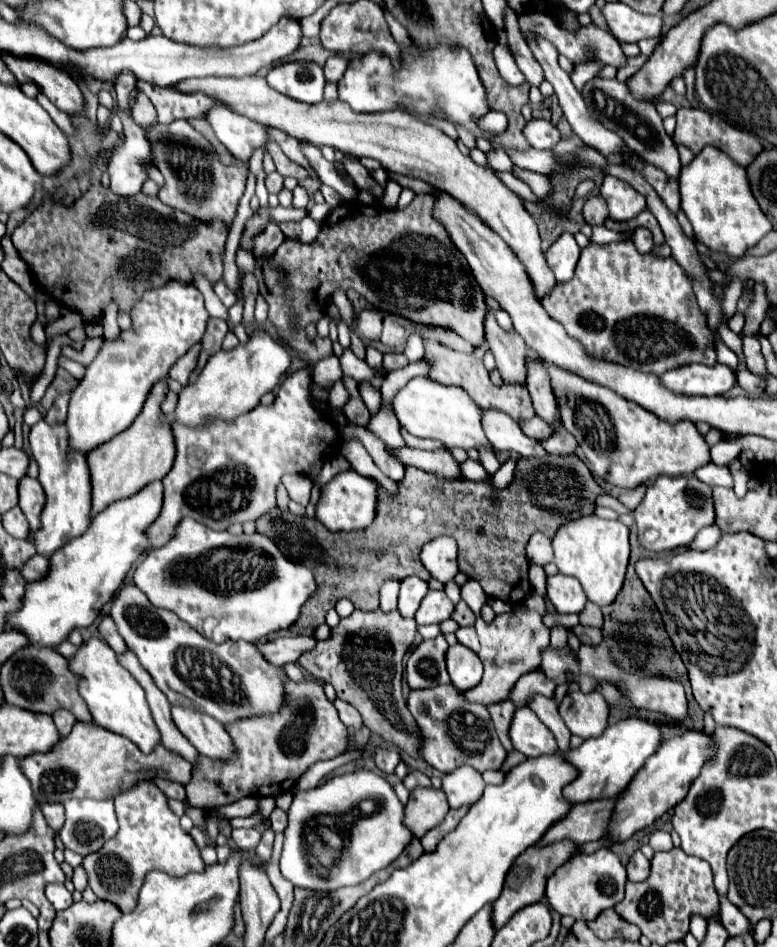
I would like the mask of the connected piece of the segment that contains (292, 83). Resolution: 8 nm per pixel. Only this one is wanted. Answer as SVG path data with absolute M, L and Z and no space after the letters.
M312 60L278 64L270 68L266 80L274 90L306 104L318 104L326 86L324 66Z

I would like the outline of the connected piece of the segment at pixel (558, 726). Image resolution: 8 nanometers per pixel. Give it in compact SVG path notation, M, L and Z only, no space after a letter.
M536 696L532 698L532 702L528 704L536 714L538 718L552 730L552 734L556 736L556 742L558 742L558 748L562 754L566 754L570 750L570 732L568 732L568 726L564 724L564 720L558 716L558 704L552 700L552 698L544 698L544 696Z

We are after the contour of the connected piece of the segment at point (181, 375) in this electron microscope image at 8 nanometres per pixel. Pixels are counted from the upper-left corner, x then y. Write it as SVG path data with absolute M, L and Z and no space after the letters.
M194 344L168 372L170 378L178 380L180 384L186 384L188 382L188 374L194 370L196 366L196 358L198 358L198 352L200 352L200 344Z

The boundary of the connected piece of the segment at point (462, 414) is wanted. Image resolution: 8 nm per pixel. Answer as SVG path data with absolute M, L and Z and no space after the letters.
M414 378L408 382L406 388L402 388L394 396L392 406L398 416L400 426L412 432L414 436L440 440L446 448L462 448L462 450L476 448L478 450L480 446L484 446L494 452L494 446L490 444L482 428L482 408L460 386L444 386L428 378Z

